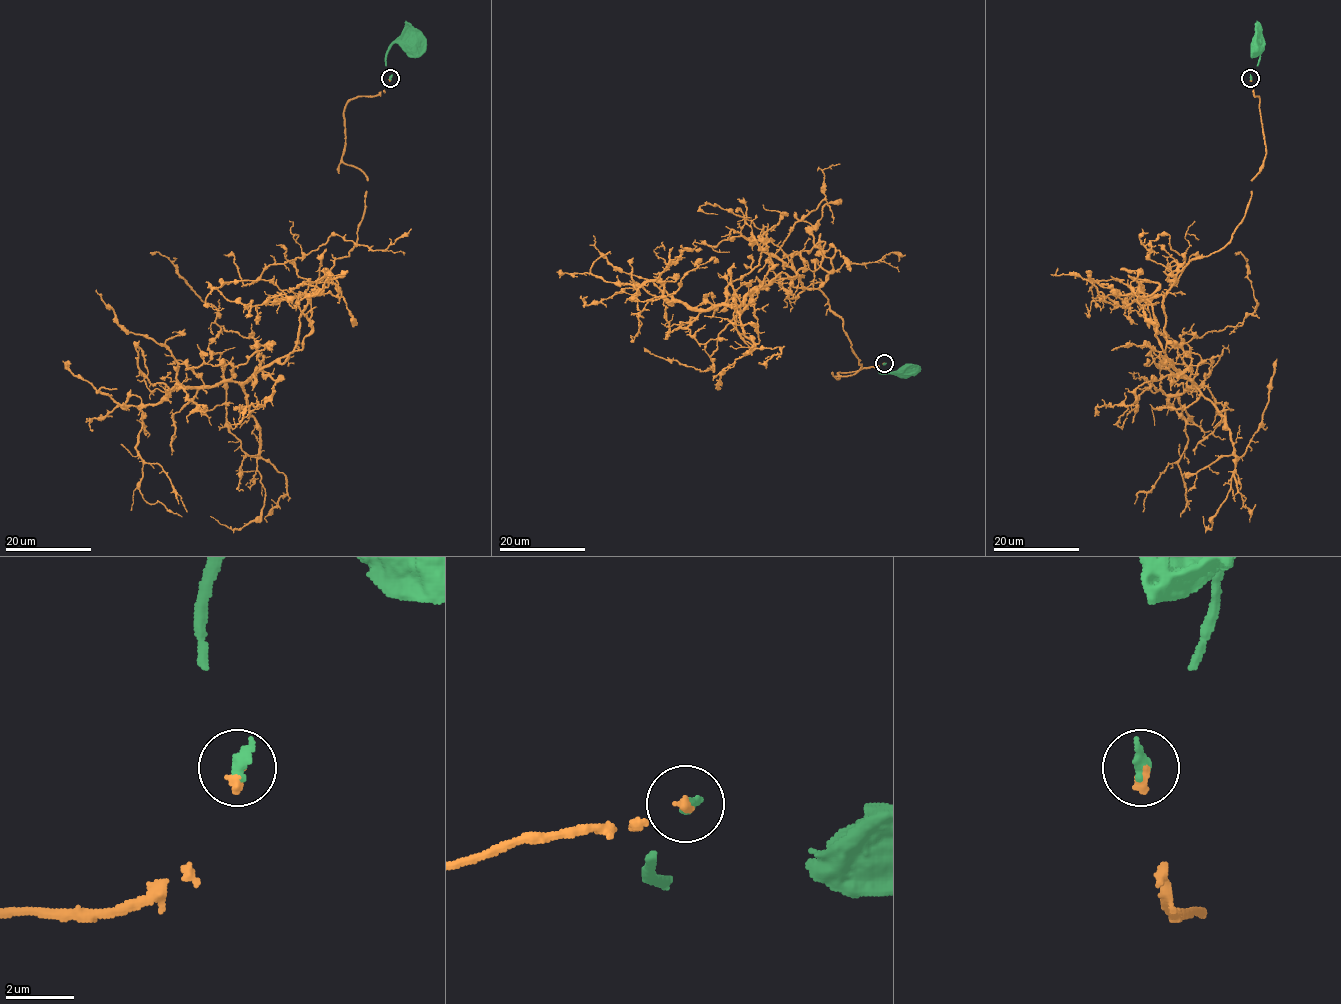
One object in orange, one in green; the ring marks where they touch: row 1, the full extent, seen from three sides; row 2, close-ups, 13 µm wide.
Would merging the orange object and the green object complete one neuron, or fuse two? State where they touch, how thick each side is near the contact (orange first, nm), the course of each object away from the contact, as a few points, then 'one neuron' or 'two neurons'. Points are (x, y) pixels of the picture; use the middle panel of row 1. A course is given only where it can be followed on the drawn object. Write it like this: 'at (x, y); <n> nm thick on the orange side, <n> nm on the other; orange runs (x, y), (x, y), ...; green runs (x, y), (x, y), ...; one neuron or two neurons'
at (884, 363); 260 nm thick on the orange side, 320 nm on the other; orange runs (884, 364), (836, 377), (858, 358), (801, 276), (739, 305), (687, 308), (655, 280), (630, 297), (675, 293); green runs (884, 364), (881, 372), (908, 373); one neuron

